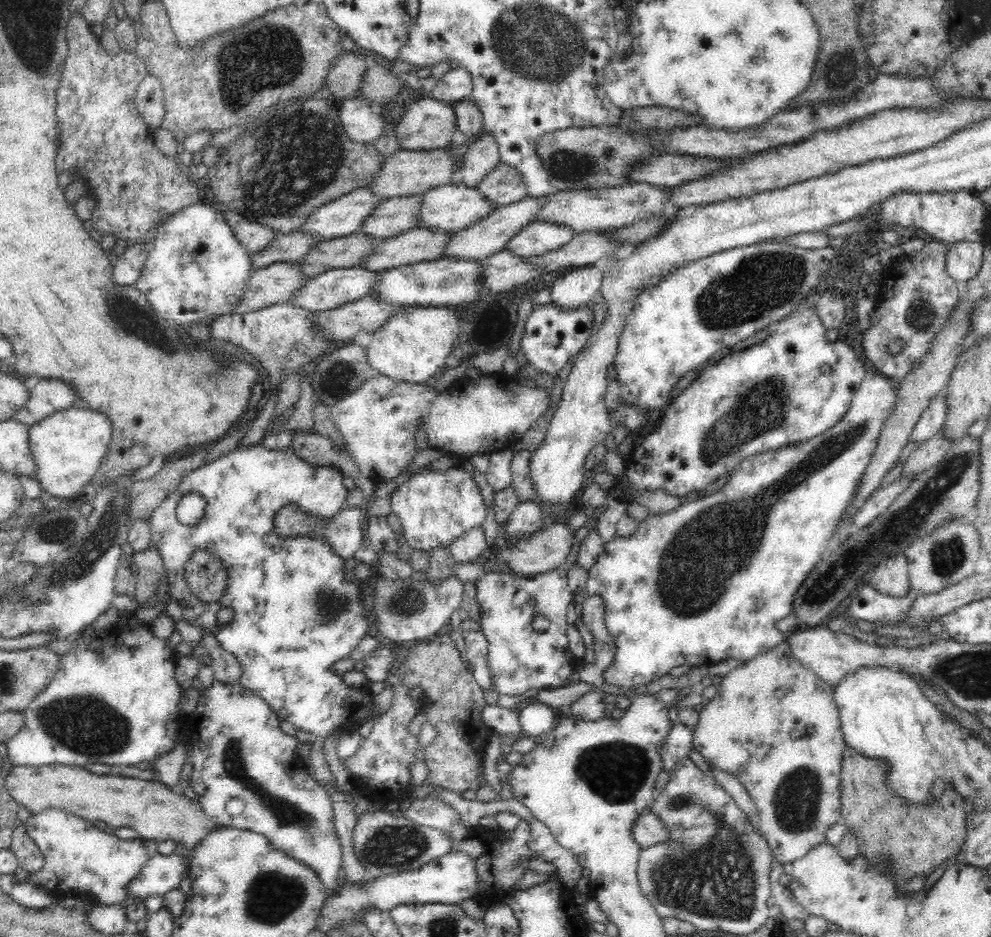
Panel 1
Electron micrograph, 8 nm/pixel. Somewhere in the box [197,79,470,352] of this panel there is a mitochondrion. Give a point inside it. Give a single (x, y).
(299, 157)

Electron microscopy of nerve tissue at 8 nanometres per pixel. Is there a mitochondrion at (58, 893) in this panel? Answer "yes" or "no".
no

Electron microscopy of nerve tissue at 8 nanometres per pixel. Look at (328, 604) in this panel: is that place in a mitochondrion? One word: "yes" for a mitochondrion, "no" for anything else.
yes

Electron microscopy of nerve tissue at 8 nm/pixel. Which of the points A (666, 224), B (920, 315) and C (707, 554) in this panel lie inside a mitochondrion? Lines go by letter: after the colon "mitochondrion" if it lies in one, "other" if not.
A: other
B: mitochondrion
C: mitochondrion

